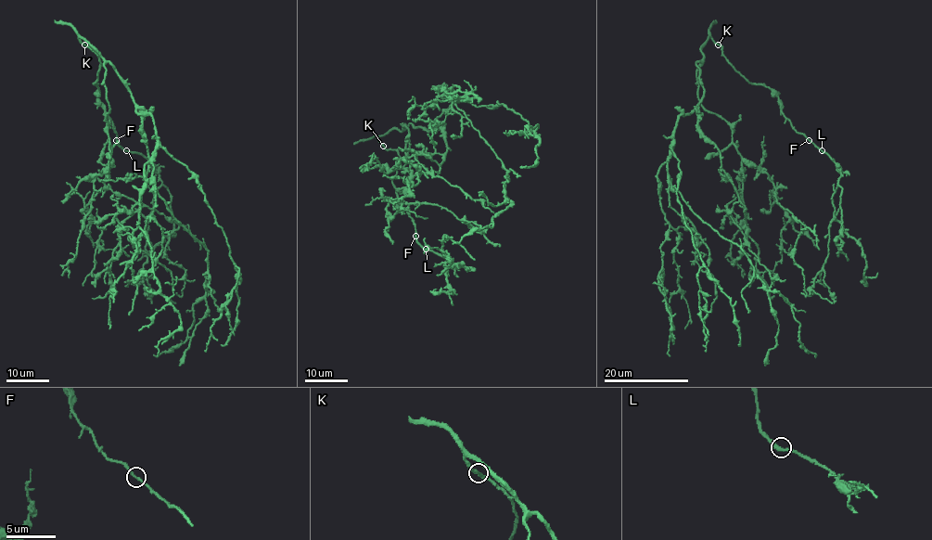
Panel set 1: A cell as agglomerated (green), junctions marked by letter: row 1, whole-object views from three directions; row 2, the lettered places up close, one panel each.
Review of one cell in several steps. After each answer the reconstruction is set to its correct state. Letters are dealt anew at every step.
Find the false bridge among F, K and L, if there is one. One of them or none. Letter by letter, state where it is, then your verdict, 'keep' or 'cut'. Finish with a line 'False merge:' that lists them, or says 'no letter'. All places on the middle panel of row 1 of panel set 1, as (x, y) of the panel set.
F: at (415, 236); keep
K: at (383, 146); keep
L: at (426, 249); keep
False merge: no letter

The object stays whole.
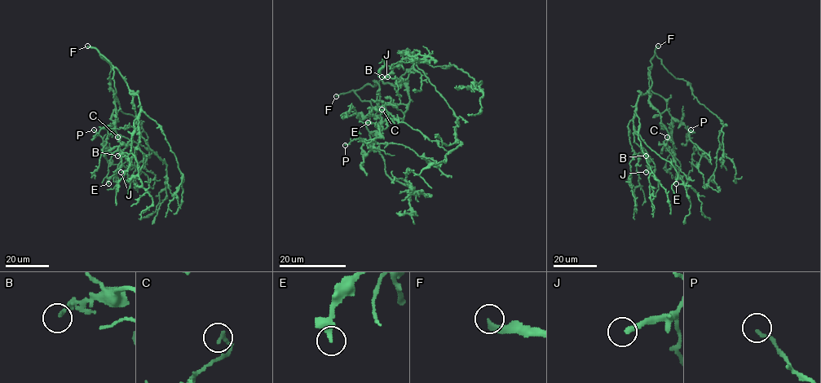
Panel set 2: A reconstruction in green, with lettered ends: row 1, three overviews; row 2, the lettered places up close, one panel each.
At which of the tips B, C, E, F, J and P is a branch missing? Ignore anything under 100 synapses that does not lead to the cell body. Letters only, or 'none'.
F

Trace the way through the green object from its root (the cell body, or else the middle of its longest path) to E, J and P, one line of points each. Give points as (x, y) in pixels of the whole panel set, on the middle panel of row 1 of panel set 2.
E: (377, 82), (381, 80), (395, 86), (405, 81), (410, 100), (404, 116), (389, 119), (384, 129), (368, 122)
J: (377, 82), (381, 80), (395, 86), (416, 63), (415, 58), (406, 80), (387, 77)
P: (377, 82), (375, 81), (379, 86), (377, 108), (380, 111), (381, 126), (375, 142), (356, 138), (345, 145)

